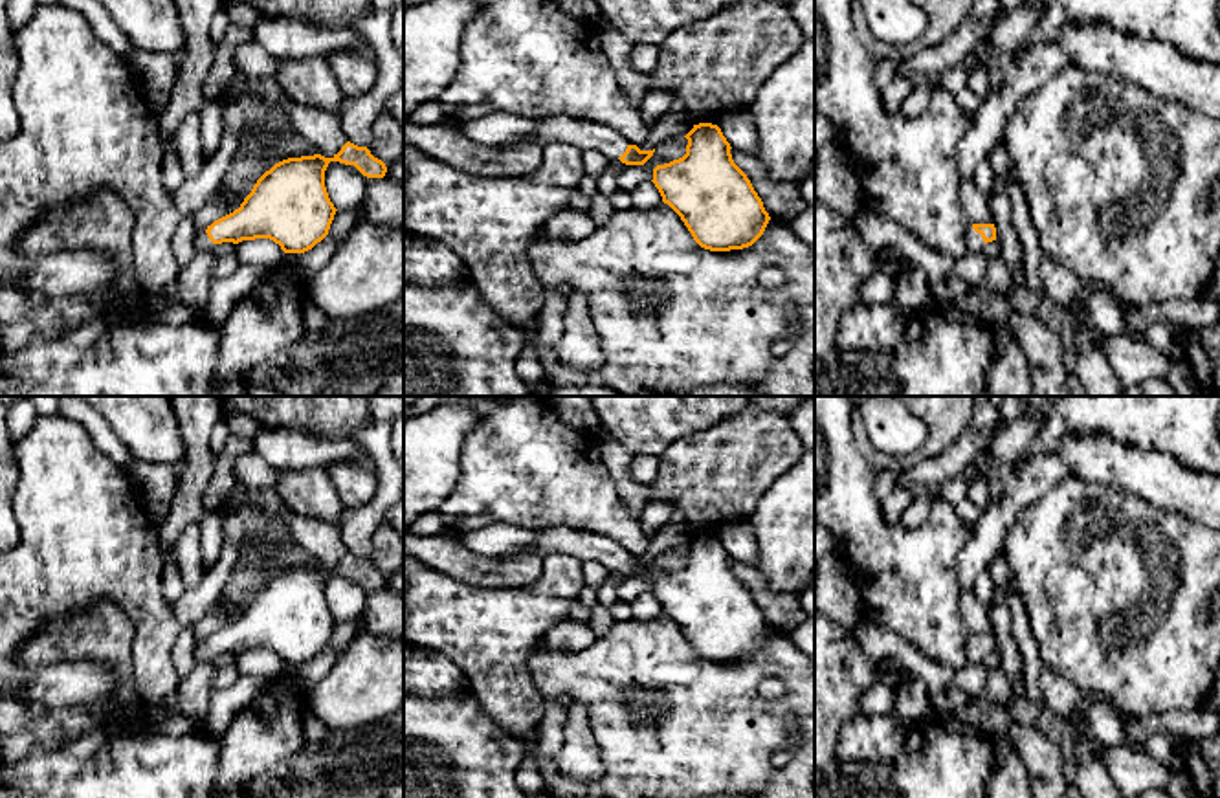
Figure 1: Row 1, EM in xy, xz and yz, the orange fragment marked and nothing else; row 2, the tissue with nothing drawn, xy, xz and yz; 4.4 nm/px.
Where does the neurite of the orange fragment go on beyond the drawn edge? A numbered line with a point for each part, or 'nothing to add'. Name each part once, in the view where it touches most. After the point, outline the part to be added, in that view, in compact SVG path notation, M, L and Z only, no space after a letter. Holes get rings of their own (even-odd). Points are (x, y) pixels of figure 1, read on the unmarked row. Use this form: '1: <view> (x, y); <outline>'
1: yz (975, 652); M972 635L969 637L969 642L967 642L967 657L969 657L967 662L972 662L972 664L983 662L985 659L982 646L972 640Z

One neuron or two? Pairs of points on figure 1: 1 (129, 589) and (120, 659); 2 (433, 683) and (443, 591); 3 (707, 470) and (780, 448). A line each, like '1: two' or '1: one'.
1: two
2: two
3: one

